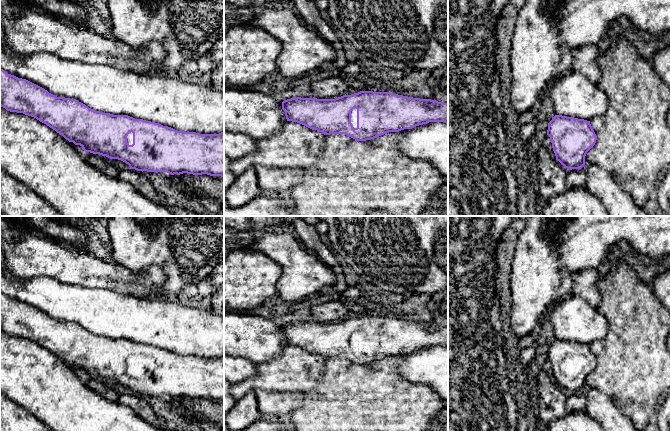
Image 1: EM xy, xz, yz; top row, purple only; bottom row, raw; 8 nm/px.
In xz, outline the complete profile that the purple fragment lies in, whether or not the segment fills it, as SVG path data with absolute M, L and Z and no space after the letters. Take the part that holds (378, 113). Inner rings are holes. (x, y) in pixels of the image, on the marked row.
M360 91L335 99L291 98L282 102L287 121L300 123L323 134L345 134L356 141L371 140L389 132L412 129L429 122L448 124L448 104L390 92Z

